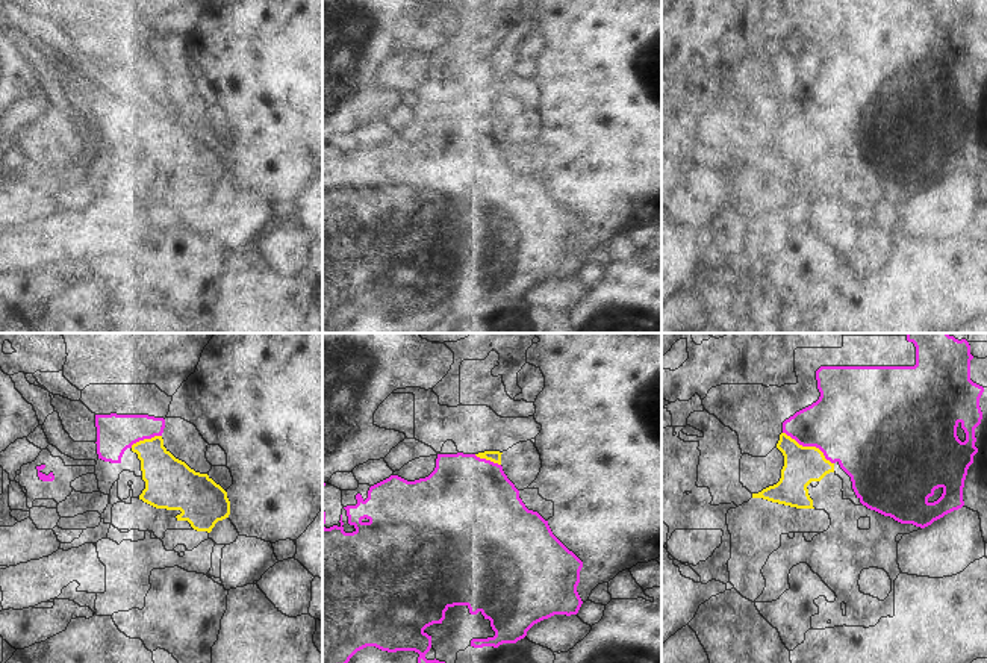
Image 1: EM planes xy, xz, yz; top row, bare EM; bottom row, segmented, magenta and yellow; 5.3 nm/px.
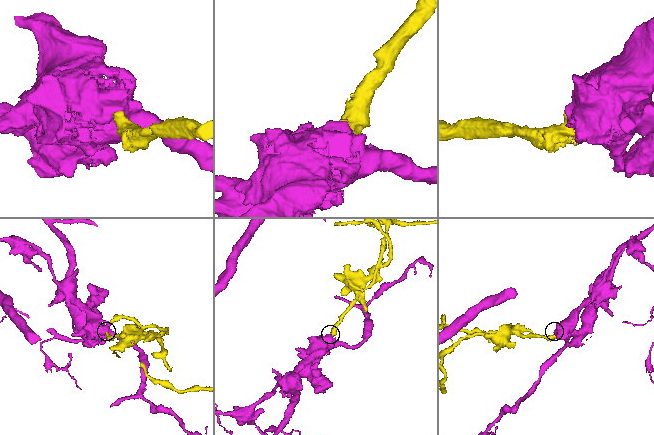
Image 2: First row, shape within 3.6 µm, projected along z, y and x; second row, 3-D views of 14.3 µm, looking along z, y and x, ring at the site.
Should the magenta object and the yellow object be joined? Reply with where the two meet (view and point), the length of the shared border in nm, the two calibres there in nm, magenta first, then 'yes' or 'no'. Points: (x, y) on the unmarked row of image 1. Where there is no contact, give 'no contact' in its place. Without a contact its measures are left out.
meets magenta in yz at (809, 106); contact 320 nm long; 420 nm thick on the magenta side, 200 nm on the other; yes

